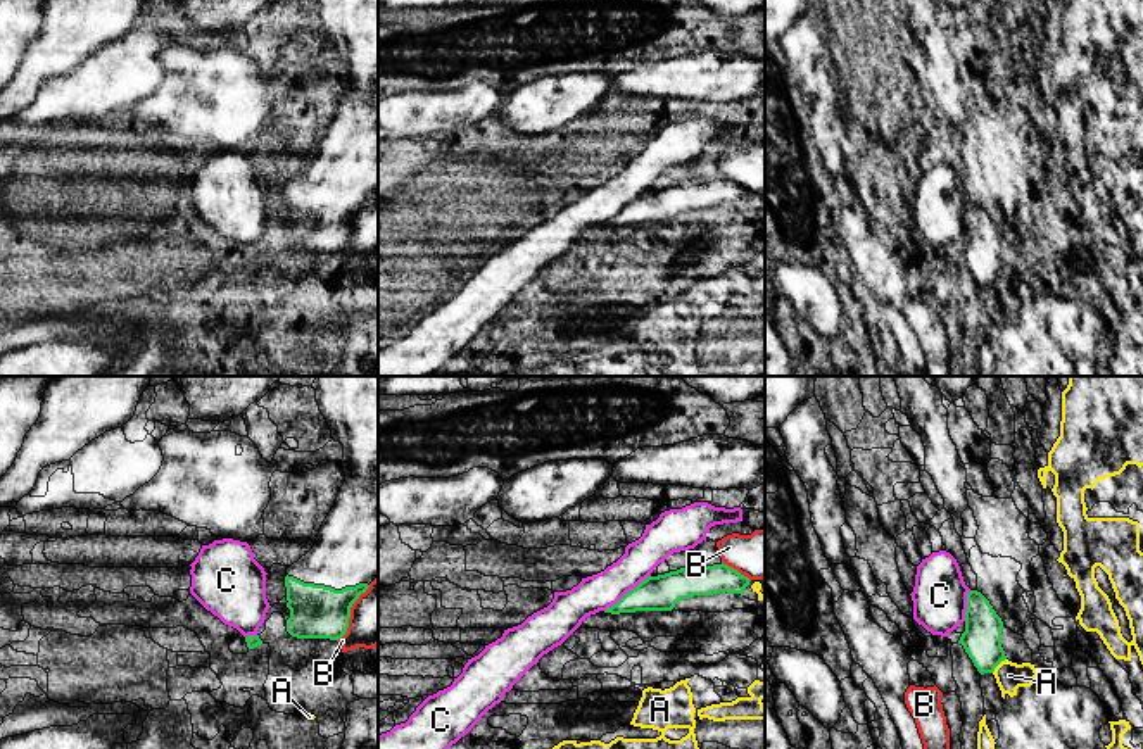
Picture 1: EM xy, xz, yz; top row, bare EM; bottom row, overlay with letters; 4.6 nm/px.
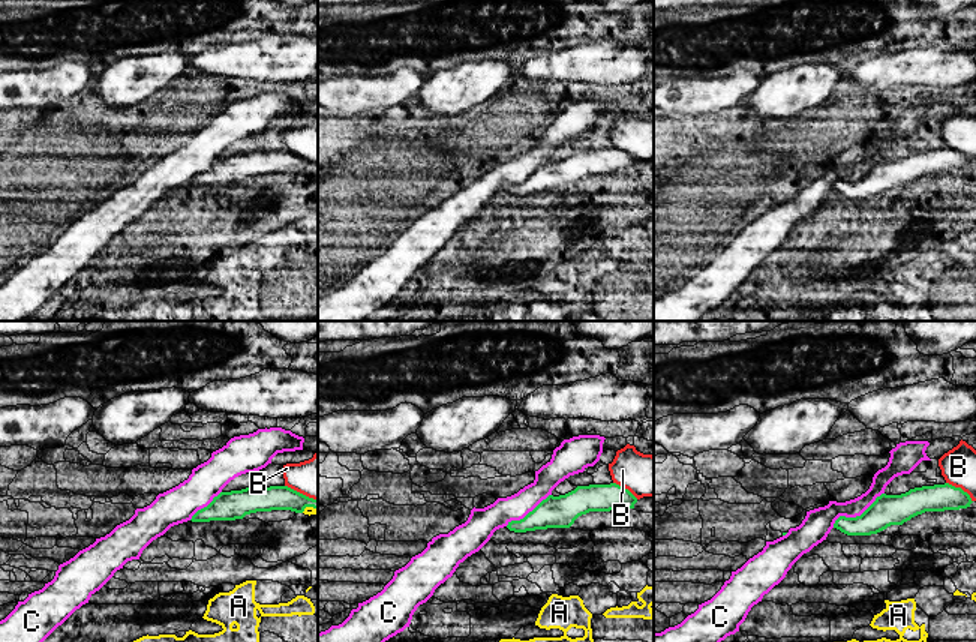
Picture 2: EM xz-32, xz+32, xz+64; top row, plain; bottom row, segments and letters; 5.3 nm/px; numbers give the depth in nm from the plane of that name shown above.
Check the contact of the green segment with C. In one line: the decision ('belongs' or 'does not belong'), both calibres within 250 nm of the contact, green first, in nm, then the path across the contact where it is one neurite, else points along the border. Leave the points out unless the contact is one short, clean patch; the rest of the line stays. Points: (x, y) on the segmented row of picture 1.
does not belong; calibres 170 and 170 nm

